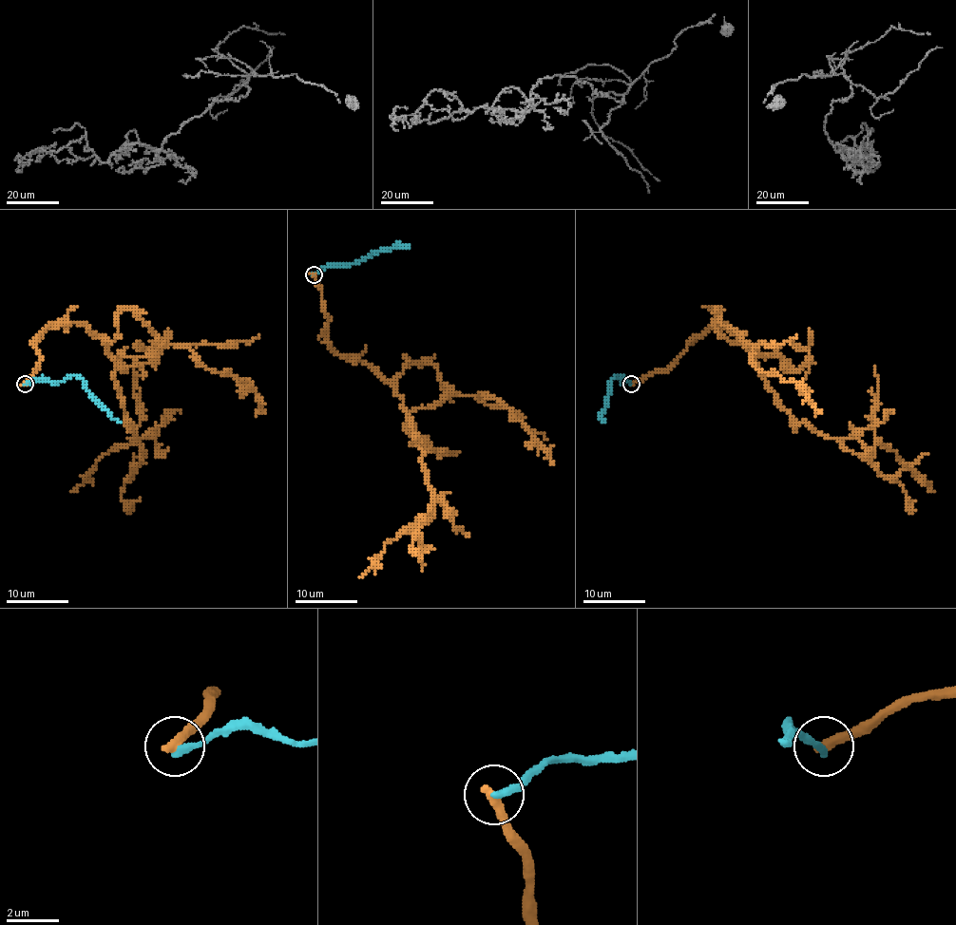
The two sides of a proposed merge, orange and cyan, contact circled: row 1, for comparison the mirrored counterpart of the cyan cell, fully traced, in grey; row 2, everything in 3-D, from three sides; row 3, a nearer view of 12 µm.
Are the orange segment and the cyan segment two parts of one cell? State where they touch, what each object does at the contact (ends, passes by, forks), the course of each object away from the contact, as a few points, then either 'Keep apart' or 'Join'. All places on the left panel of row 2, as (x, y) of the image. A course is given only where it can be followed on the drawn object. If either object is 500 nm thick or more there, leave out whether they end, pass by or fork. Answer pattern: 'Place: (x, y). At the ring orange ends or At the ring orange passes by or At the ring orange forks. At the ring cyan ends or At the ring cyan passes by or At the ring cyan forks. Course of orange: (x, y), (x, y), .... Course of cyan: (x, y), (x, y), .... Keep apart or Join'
Place: (25, 384). At the ring orange ends. At the ring cyan ends. Course of orange: (25, 384), (47, 326), (83, 323), (114, 362), (123, 417), (145, 453), (117, 444), (71, 492). Course of cyan: (26, 384), (38, 379), (64, 382), (76, 376), (84, 382), (88, 393), (122, 423). Keep apart

